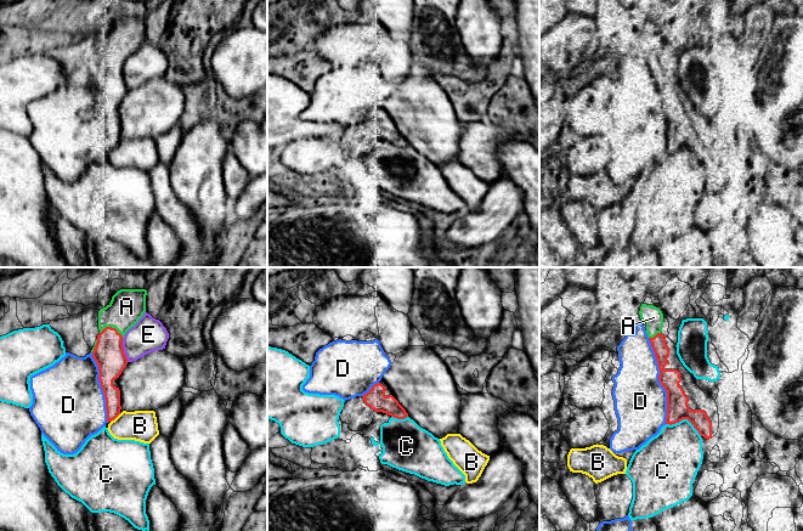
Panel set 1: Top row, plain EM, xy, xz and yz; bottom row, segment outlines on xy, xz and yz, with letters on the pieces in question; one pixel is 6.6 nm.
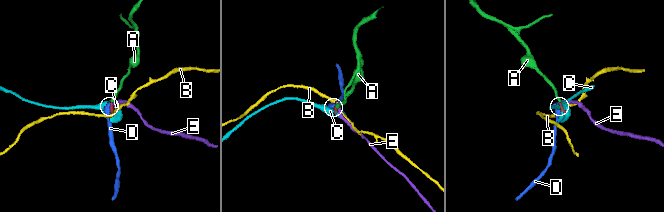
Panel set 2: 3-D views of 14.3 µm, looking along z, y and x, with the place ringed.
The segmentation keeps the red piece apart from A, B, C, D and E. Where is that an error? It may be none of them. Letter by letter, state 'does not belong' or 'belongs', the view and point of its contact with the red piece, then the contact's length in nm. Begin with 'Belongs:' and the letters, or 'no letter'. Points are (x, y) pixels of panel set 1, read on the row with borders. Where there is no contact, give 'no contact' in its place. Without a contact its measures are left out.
Belongs: A
A: belongs; meets red in xy at (111, 327); contact 160 nm long
B: does not belong; meets red in xy at (116, 417); contact 90 nm long
C: does not belong; meets red in yz at (684, 418); contact 260 nm long
D: does not belong; meets red in yz at (659, 380); contact 600 nm long
E: does not belong; meets red in xy at (123, 350); contact 170 nm long

